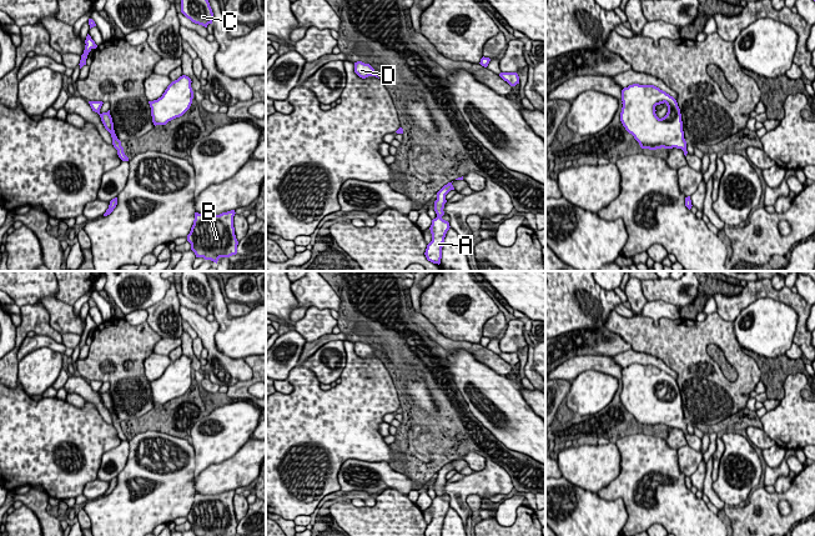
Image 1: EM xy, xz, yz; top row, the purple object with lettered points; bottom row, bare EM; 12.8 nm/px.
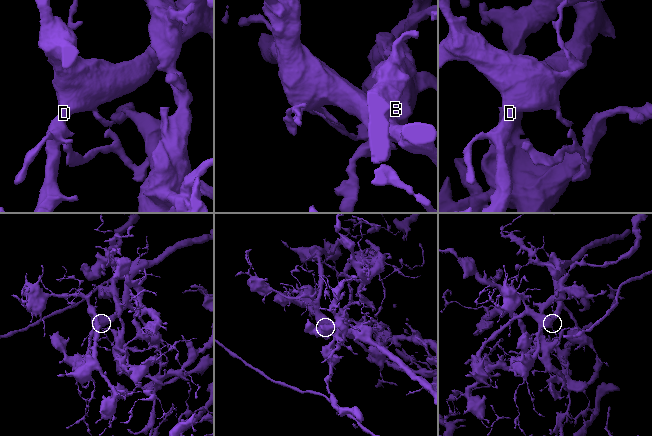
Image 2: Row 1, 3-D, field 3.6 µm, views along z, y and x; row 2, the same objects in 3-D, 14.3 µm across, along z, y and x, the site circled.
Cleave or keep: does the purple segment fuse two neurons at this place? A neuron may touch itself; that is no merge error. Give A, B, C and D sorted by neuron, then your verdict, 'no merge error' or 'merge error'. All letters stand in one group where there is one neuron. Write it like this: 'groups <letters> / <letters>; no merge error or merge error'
groups A B C / D; merge error

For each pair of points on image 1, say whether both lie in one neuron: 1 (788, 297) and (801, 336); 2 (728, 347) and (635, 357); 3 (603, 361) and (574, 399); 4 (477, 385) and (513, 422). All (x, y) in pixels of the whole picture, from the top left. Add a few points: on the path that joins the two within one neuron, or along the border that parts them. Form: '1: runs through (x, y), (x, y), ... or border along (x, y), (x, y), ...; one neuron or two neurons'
1: runs through (798, 306), (801, 310), (801, 326); one neuron
2: border along (632, 349), (659, 357), (677, 372); two neurons
3: border along (618, 379), (598, 371), (584, 370), (572, 381); two neurons
4: runs through (486, 394), (506, 414); one neuron

